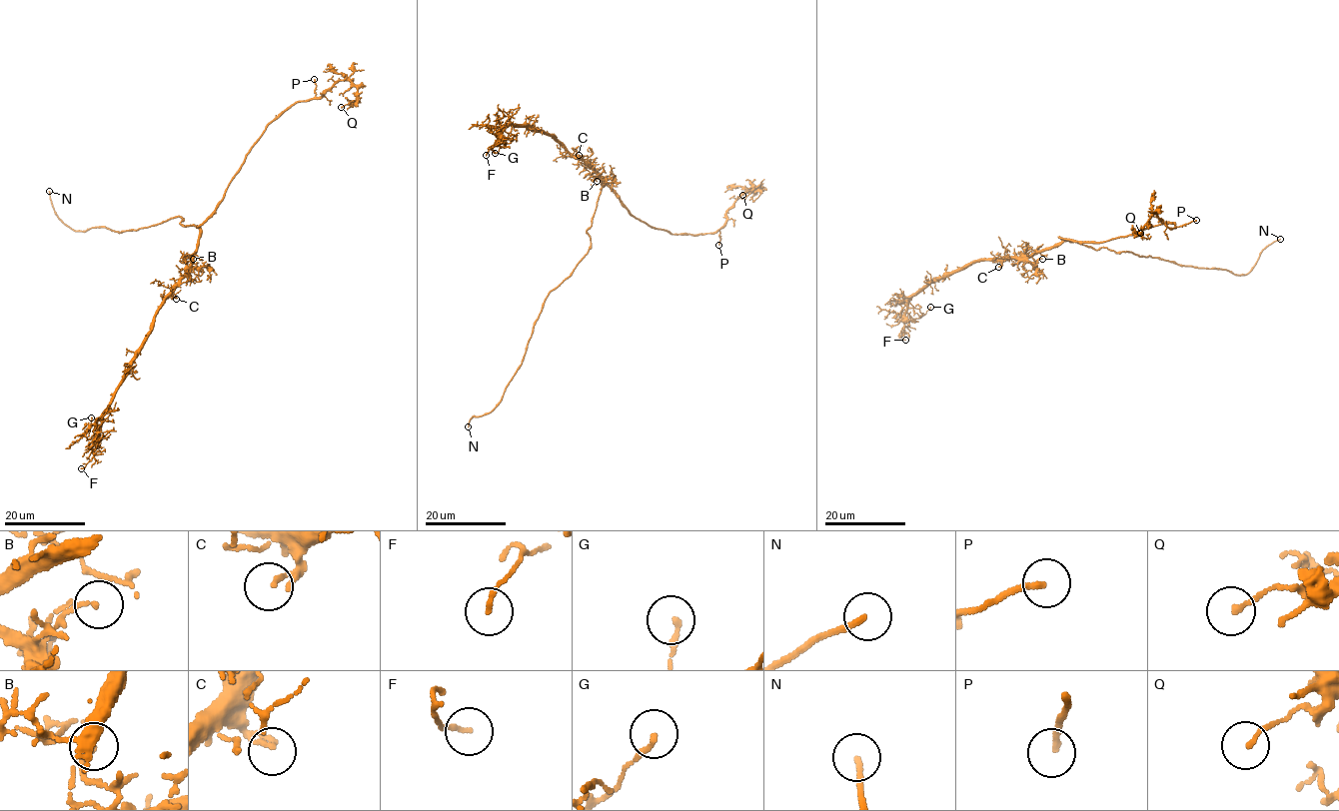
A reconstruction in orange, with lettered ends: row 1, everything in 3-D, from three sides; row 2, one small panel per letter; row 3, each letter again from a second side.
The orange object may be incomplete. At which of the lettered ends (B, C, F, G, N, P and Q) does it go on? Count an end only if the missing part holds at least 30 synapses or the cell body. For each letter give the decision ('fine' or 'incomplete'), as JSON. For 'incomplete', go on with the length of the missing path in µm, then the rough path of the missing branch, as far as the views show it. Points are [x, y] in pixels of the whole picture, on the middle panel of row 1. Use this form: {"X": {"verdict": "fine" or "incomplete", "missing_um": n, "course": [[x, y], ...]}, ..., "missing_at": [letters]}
{"B": {"verdict": "fine"}, "C": {"verdict": "fine"}, "F": {"verdict": "fine"}, "G": {"verdict": "fine"}, "N": {"verdict": "incomplete", "missing_um": 4}, "P": {"verdict": "fine"}, "Q": {"verdict": "fine"}, "missing_at": ["N"]}

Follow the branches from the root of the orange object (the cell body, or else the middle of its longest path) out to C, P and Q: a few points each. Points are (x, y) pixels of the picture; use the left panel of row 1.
C: (195, 227), (198, 226), (199, 230), (197, 250), (173, 293), (176, 299)
P: (195, 227), (212, 213), (268, 124), (298, 102), (314, 97), (314, 79)
Q: (195, 227), (212, 213), (268, 124), (298, 102), (321, 96), (349, 80), (357, 101), (341, 107)

